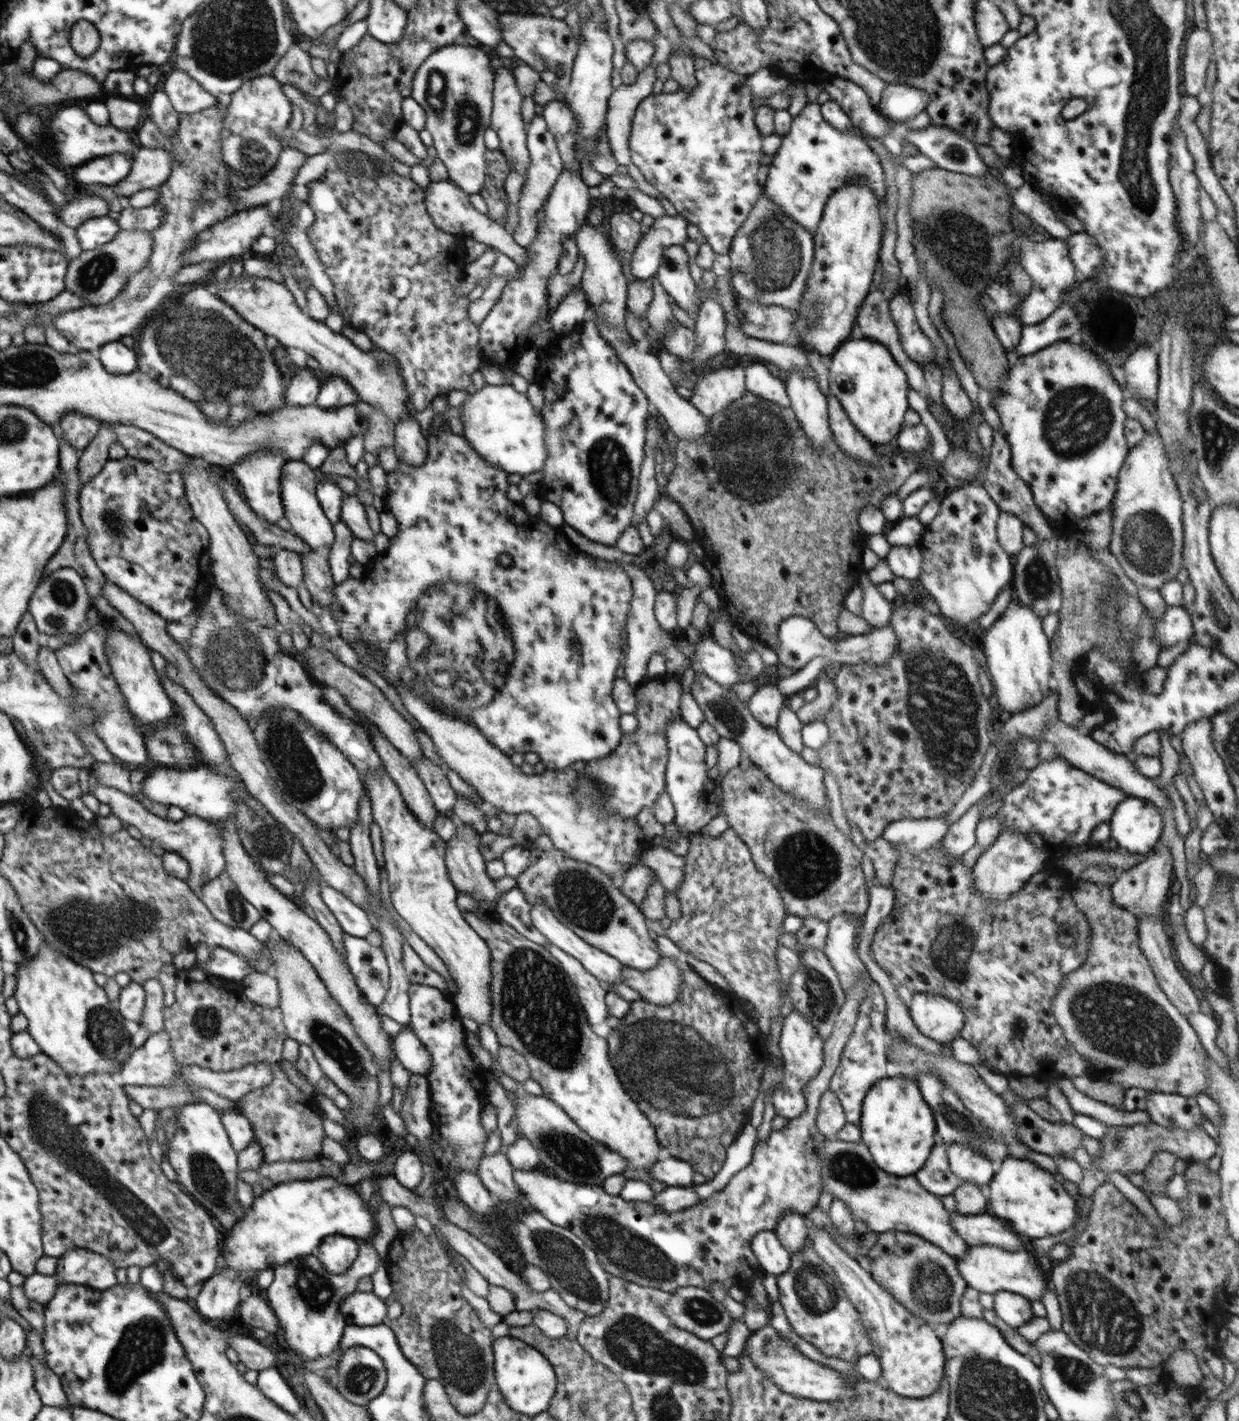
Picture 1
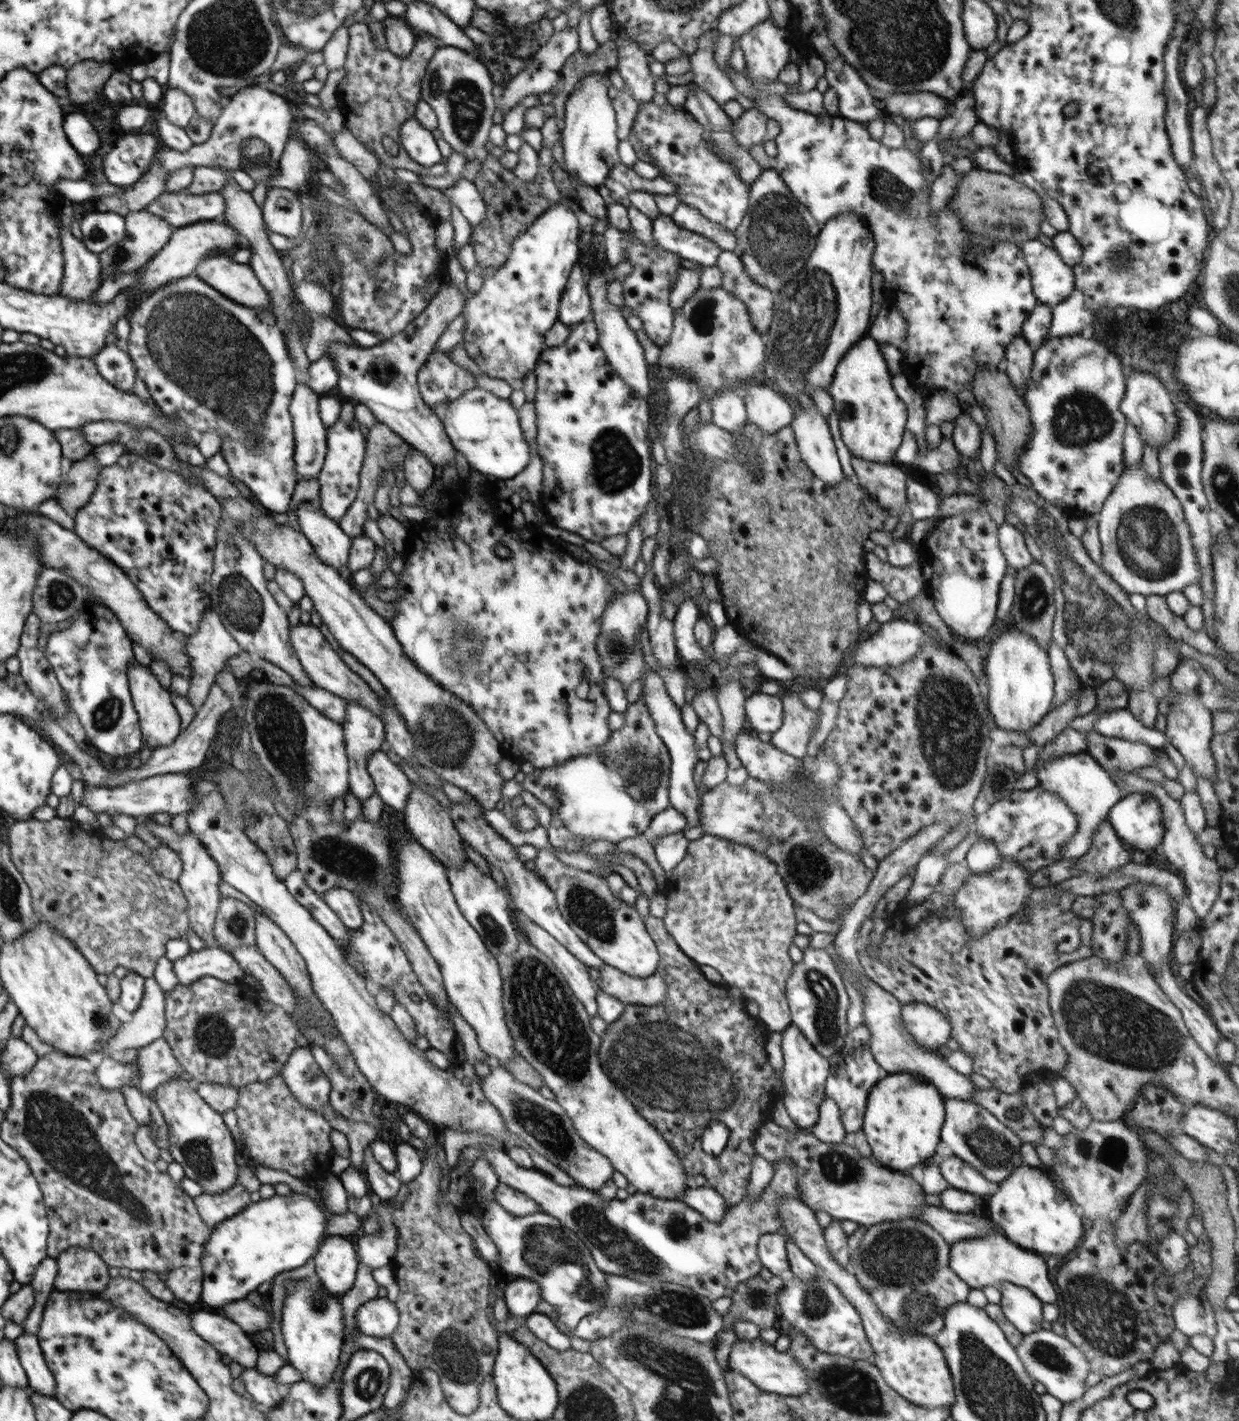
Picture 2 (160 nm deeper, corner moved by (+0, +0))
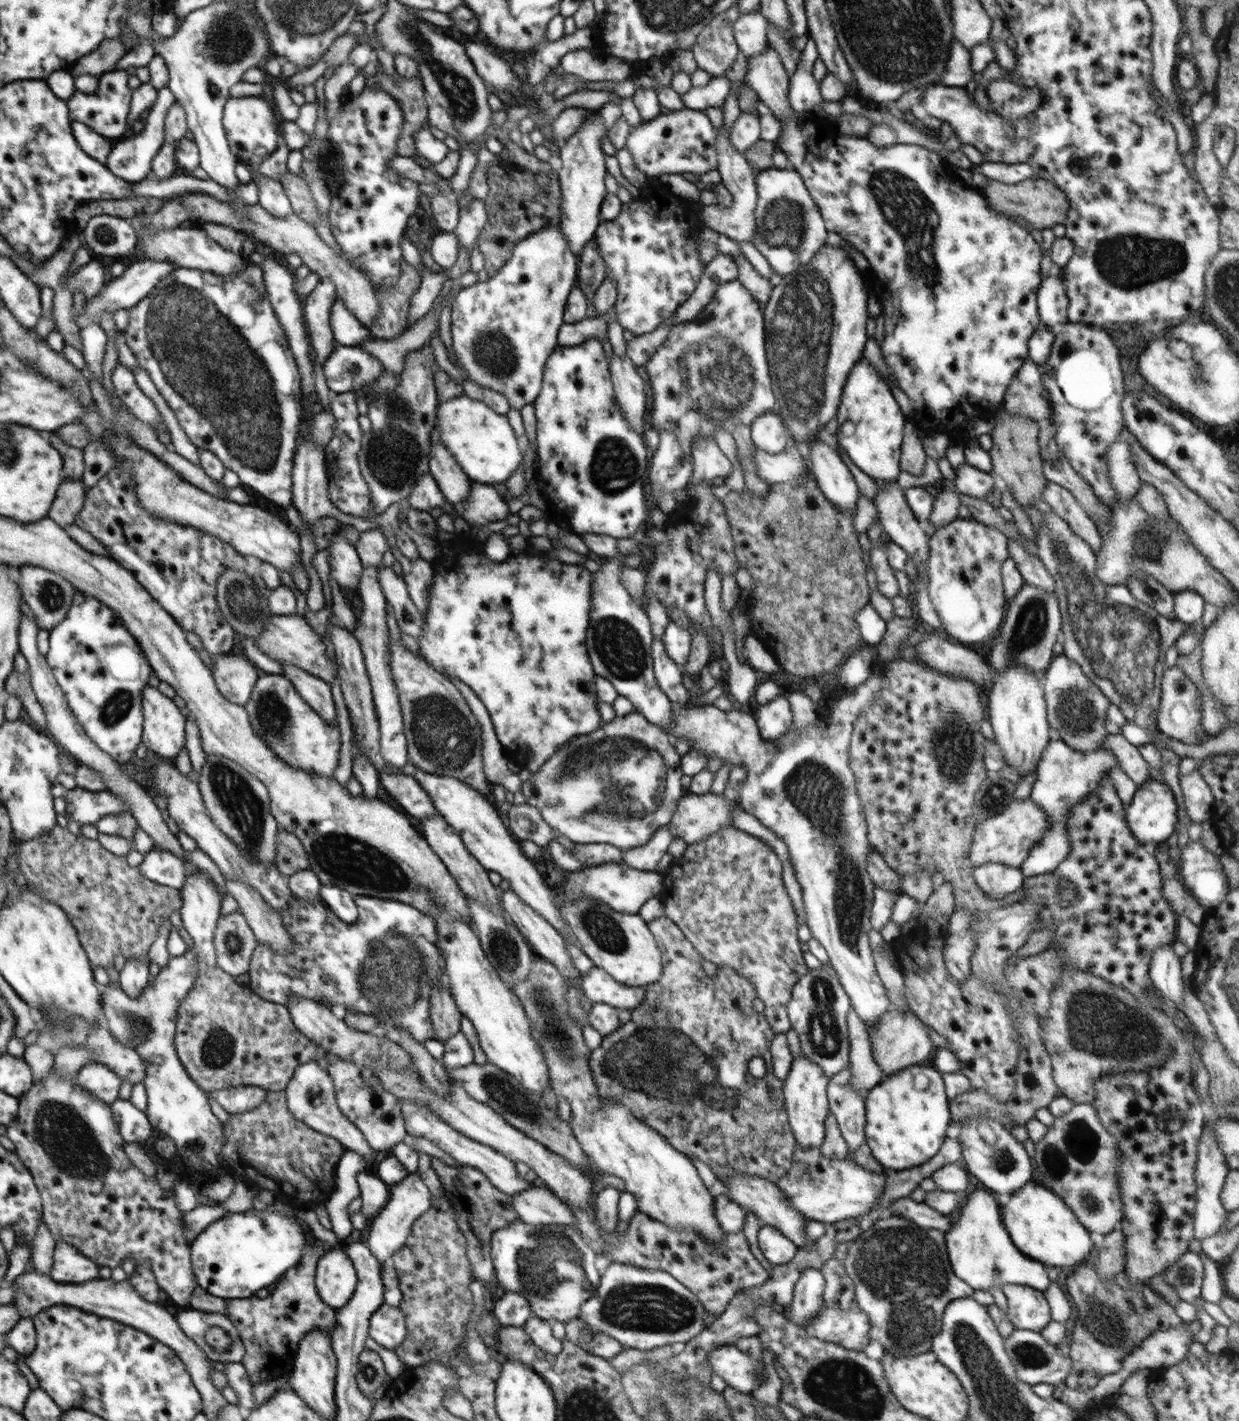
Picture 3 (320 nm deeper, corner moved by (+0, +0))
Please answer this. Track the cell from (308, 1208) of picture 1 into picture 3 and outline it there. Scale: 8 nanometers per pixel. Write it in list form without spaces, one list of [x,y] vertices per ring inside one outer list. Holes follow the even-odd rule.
[[[273,1208],[266,1211],[248,1209],[246,1212],[229,1213],[209,1224],[191,1242],[191,1263],[196,1282],[212,1296],[222,1299],[241,1299],[256,1295],[260,1288],[270,1288],[290,1267],[298,1264],[307,1247],[304,1235],[309,1227],[307,1215],[301,1214],[292,1221]]]

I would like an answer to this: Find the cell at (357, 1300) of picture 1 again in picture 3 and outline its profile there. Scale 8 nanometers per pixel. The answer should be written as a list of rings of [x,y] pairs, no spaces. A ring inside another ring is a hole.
[[[384,1303],[380,1308],[373,1312],[369,1321],[369,1338],[373,1338],[378,1344],[387,1350],[394,1351],[397,1346],[400,1346],[405,1341],[407,1335],[407,1327],[405,1316],[399,1307],[390,1306]]]

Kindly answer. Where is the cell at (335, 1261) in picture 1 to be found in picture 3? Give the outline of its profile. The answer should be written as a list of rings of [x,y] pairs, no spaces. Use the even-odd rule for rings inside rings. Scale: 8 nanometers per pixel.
[[[344,1247],[336,1250],[329,1248],[322,1258],[318,1259],[315,1285],[318,1296],[329,1306],[337,1310],[343,1307],[353,1296],[357,1285],[357,1272],[350,1257],[345,1253]]]

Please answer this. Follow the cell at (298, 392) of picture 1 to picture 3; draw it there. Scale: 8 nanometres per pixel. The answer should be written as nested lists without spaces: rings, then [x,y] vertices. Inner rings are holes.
[[[338,344],[322,365],[331,394],[355,392],[375,382],[384,366],[376,356],[357,346]]]

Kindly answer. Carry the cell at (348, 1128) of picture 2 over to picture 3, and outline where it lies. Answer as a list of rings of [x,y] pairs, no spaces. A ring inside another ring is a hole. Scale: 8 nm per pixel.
[[[363,1171],[356,1177],[362,1201],[361,1211],[371,1223],[373,1218],[384,1208],[389,1201],[389,1186],[387,1186],[375,1173]]]

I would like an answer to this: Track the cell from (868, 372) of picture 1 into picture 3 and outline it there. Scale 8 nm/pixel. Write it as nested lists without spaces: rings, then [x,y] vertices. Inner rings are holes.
[[[861,356],[848,375],[837,410],[837,438],[850,460],[874,480],[897,480],[900,474],[903,428],[908,422],[890,387],[874,366]]]

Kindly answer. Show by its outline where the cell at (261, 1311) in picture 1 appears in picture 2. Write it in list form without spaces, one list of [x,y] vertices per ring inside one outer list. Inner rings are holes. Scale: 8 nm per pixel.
[[[245,1299],[225,1304],[216,1310],[250,1335],[271,1328],[272,1314],[269,1311],[269,1307],[251,1304]]]

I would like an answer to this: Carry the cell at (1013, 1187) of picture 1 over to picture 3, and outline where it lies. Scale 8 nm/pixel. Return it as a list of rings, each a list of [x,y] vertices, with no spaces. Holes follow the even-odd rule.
[[[1034,1177],[1020,1191],[1010,1194],[1010,1200],[1006,1204],[1000,1204],[1001,1217],[1009,1232],[1012,1242],[1020,1252],[1029,1258],[1040,1261],[1046,1266],[1058,1266],[1058,1268],[1075,1268],[1079,1264],[1087,1262],[1095,1255],[1096,1248],[1090,1237],[1089,1230],[1076,1218],[1075,1212],[1059,1197],[1055,1192],[1042,1187],[1040,1182]]]

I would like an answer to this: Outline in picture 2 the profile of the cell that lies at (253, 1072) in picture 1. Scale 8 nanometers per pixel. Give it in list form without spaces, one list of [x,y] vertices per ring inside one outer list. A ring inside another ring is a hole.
[[[163,1039],[138,1049],[136,1065],[140,1067],[140,1091],[146,1098],[150,1091],[166,1084],[168,1080],[185,1078],[192,1081],[190,1075],[182,1069],[178,1060],[172,1055],[167,1042]]]

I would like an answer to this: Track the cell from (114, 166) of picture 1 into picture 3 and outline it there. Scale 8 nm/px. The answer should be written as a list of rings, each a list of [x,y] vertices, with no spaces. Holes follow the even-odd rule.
[[[167,87],[158,90],[158,98],[156,98],[154,106],[150,108],[150,112],[146,116],[146,125],[144,125],[142,133],[136,135],[130,132],[123,138],[118,139],[118,142],[110,150],[110,155],[108,155],[105,165],[110,169],[110,172],[113,172],[118,178],[131,183],[140,182],[151,174],[152,162],[160,148],[165,146],[162,127],[164,126],[166,115],[168,115],[168,109],[174,105],[174,102],[174,94]]]

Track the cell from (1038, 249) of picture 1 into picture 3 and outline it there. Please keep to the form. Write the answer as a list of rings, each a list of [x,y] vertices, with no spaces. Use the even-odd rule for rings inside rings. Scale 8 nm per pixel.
[[[1054,267],[1048,277],[1041,280],[1037,292],[1039,319],[1041,324],[1046,327],[1068,322],[1069,298],[1067,297],[1064,278],[1060,278],[1055,271],[1057,271],[1057,267]]]

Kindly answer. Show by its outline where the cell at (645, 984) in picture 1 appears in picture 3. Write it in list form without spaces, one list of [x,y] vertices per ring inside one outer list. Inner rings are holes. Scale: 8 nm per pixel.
[[[592,967],[582,976],[584,994],[593,1003],[604,1003],[614,1008],[635,1009],[645,998],[645,987],[629,987],[616,982],[604,969]]]

